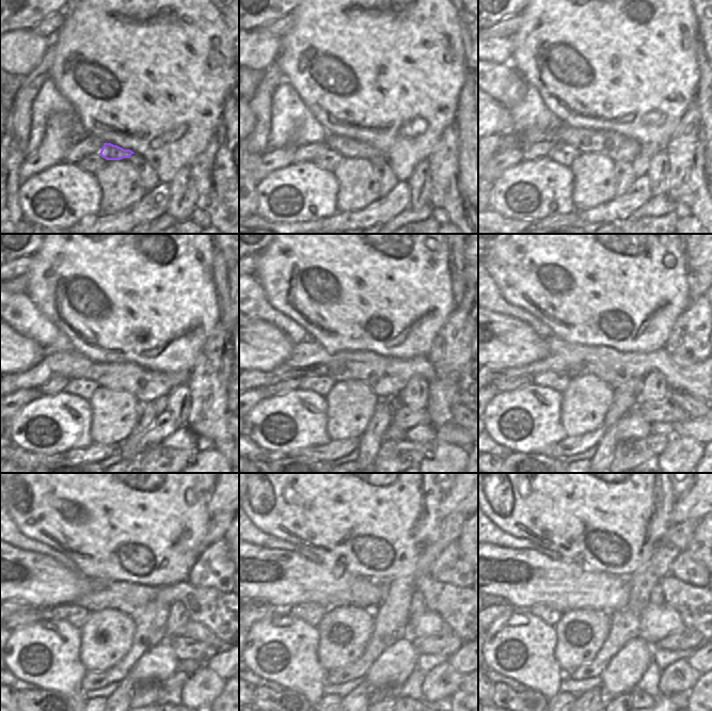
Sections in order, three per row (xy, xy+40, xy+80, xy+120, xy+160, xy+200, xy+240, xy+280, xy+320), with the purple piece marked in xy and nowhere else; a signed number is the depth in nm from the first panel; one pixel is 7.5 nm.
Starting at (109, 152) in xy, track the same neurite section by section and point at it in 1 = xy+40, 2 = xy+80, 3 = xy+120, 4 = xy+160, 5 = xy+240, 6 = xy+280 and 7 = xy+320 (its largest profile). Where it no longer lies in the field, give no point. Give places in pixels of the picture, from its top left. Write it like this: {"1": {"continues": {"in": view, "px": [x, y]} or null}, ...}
{"1": {"continues": {"in": "xy+40", "px": [347, 147]}}, "2": {"continues": {"in": "xy+80", "px": [616, 146]}}, "3": {"continues": {"in": "xy+120", "px": [145, 385]}}, "4": {"continues": {"in": "xy+160", "px": [386, 376]}}, "5": {"continues": {"in": "xy+240", "px": [217, 611]}}, "6": {"continues": {"in": "xy+280", "px": [456, 605]}}, "7": {"continues": {"in": "xy+320", "px": [695, 605]}}}

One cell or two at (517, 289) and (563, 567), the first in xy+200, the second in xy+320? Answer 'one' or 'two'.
two

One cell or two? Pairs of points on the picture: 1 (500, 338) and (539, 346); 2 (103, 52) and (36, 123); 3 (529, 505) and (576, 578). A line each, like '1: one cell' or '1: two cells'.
1: one cell
2: two cells
3: two cells

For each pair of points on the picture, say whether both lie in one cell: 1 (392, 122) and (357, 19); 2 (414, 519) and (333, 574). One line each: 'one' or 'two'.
1: one
2: two

